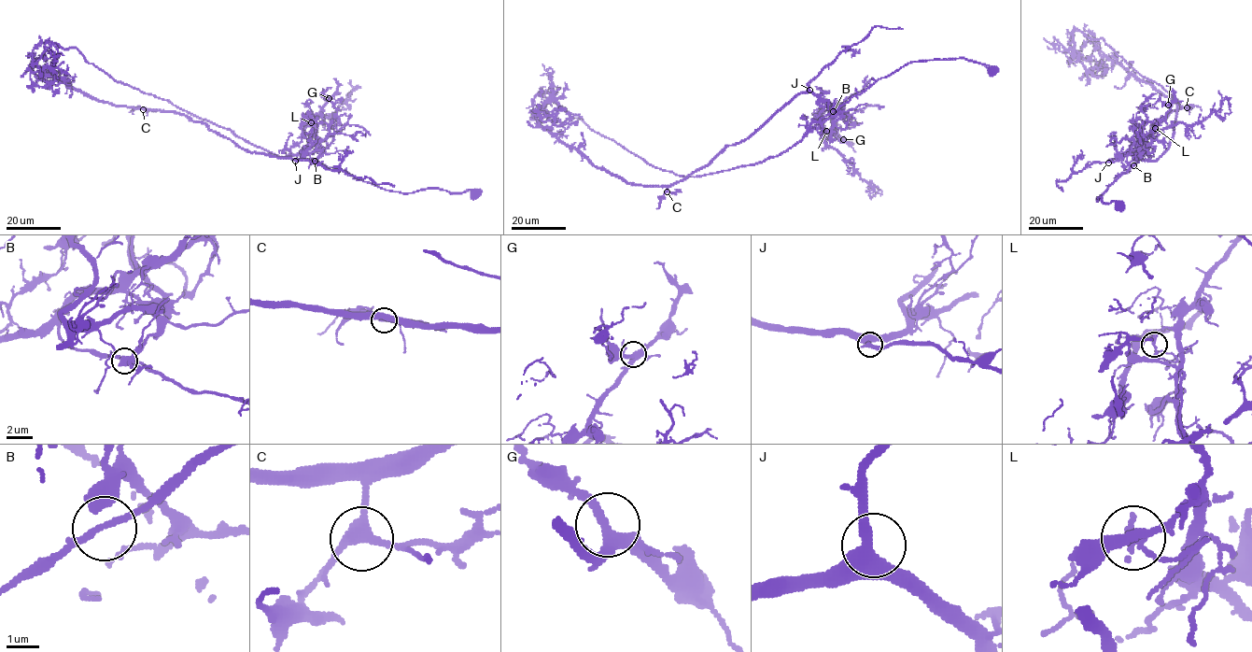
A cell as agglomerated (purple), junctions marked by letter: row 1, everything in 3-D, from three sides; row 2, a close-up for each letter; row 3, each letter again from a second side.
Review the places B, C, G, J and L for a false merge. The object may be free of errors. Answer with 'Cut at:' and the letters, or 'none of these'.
Cut at: L

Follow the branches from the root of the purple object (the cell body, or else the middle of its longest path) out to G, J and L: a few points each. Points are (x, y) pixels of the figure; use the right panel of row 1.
G: (1143, 143), (1132, 152), (1110, 161), (1116, 161), (1121, 151), (1140, 147), (1170, 109), (1168, 105)
J: (1143, 143), (1132, 152), (1111, 159), (1108, 162)
L: (1143, 143), (1132, 152), (1110, 161), (1116, 161), (1121, 151), (1140, 148), (1155, 127)

